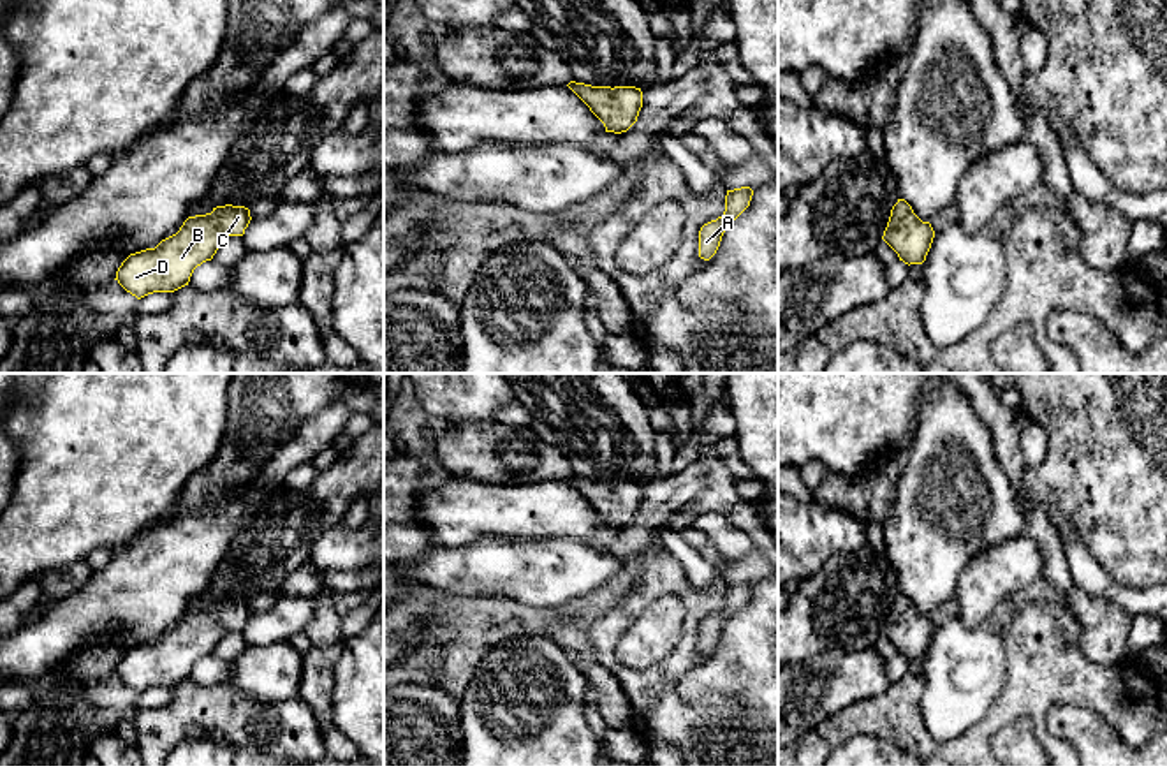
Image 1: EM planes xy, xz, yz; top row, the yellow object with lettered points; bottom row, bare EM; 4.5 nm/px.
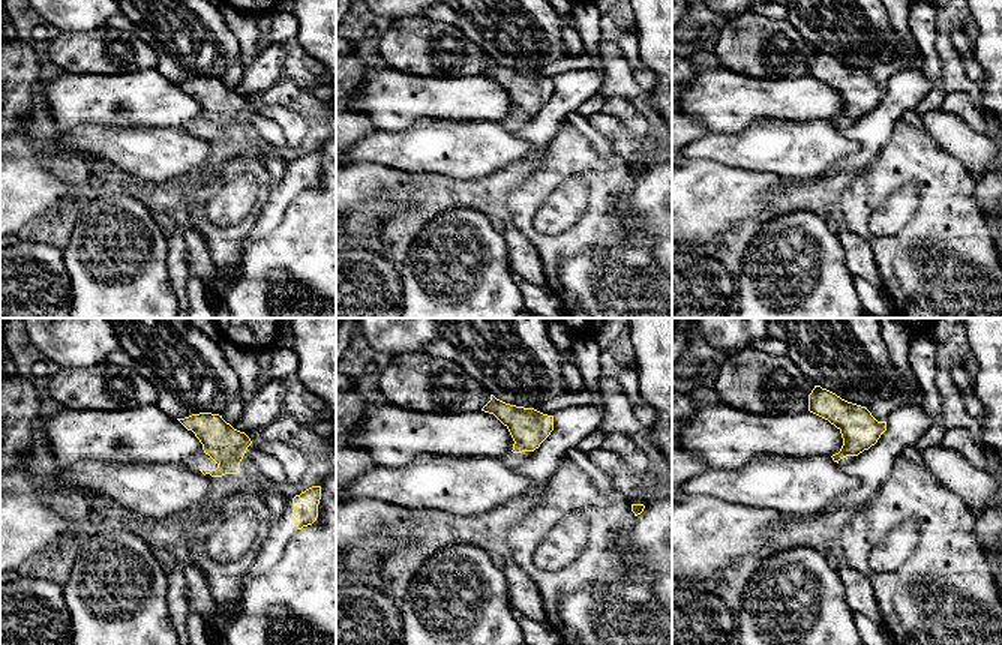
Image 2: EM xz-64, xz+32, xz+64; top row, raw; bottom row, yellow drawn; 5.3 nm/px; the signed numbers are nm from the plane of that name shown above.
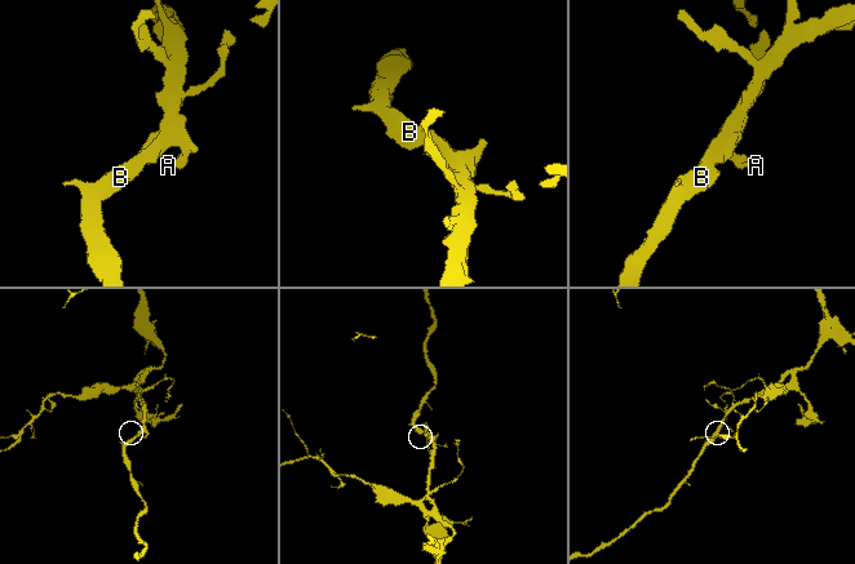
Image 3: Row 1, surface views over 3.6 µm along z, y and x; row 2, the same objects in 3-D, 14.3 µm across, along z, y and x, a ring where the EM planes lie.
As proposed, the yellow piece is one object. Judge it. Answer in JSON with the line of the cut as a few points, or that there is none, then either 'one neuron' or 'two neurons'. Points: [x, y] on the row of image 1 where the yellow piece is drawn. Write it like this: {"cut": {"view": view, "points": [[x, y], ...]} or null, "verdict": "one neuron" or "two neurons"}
{"cut": null, "verdict": "one neuron"}

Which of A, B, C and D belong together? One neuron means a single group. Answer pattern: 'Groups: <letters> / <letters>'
Groups: A B C D

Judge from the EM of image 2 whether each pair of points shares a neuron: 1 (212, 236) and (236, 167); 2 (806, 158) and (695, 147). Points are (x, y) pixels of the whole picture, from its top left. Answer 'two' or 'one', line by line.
1: one
2: one

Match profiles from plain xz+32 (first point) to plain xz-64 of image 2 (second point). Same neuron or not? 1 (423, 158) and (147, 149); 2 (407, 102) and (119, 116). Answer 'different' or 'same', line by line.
1: same
2: same

